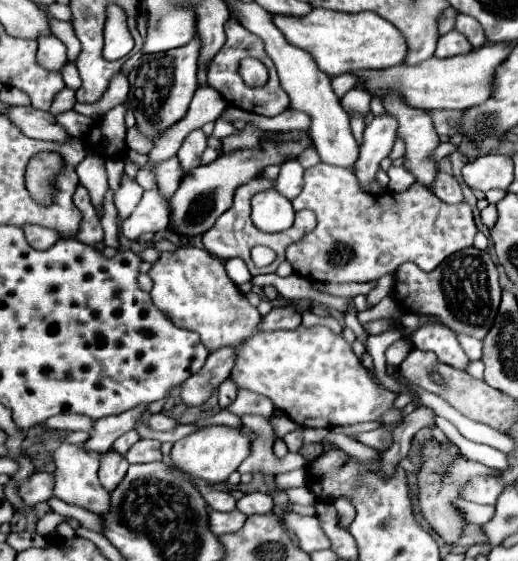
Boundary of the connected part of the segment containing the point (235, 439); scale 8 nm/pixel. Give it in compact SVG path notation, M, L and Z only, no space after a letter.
M210 425L204 429L198 429L190 433L188 437L180 439L172 447L172 459L176 465L194 477L202 477L212 485L224 483L230 473L238 469L238 465L250 455L250 439L242 433L240 427L228 427L228 425Z

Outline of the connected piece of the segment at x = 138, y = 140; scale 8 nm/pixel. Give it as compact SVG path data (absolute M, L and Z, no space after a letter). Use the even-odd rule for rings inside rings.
M136 127L128 129L126 131L126 147L136 151L136 153L142 153L142 155L148 155L150 153L150 147L152 147L152 141L146 139Z

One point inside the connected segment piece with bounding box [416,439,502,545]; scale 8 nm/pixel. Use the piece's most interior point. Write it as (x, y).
(444, 471)

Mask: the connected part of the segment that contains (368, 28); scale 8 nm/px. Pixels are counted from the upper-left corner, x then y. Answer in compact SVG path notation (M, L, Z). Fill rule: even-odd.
M312 9L310 15L272 15L274 25L282 31L290 45L306 49L316 61L318 69L328 77L342 73L366 71L366 69L388 69L400 65L406 57L406 43L402 33L392 23L378 17L376 13L340 13L330 9Z

